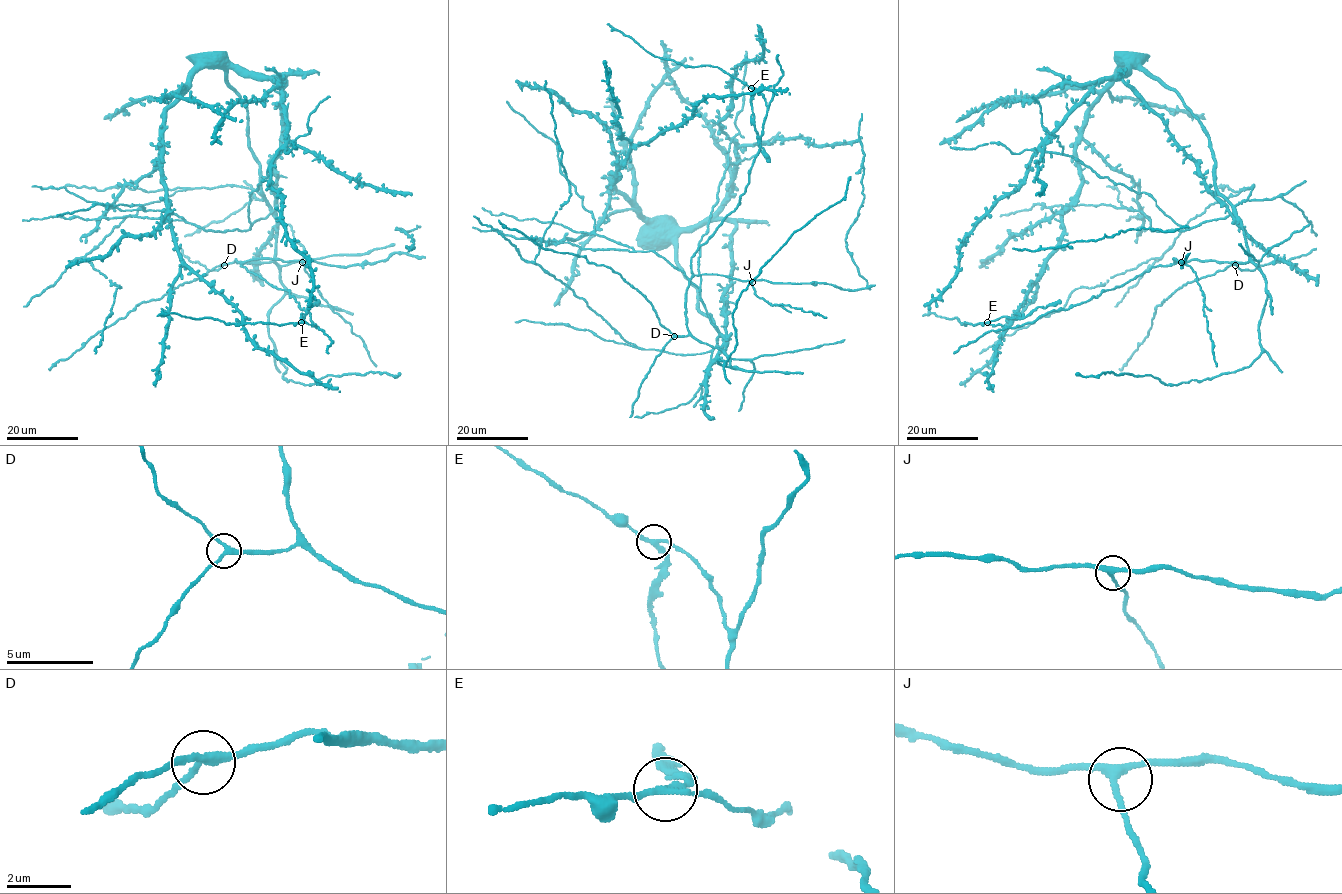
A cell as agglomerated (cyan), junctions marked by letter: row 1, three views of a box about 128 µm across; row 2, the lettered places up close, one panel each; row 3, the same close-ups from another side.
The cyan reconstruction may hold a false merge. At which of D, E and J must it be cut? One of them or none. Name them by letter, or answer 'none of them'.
E

